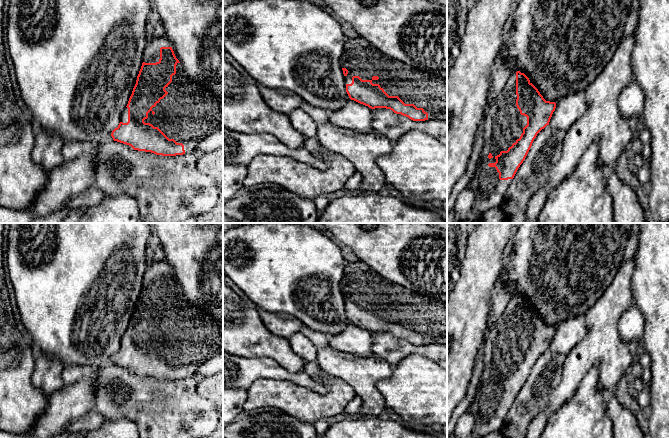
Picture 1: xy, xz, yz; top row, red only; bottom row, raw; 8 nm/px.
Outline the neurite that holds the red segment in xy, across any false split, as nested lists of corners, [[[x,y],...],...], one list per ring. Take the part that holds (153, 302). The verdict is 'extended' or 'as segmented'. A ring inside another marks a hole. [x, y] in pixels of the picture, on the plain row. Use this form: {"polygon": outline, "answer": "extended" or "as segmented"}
{"polygon": [[[165,259],[148,266],[143,287],[121,345],[111,360],[134,374],[162,380],[183,379],[218,355],[223,347],[223,324],[193,308],[181,293]]], "answer": "extended"}

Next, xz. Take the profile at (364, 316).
{"polygon": [[[362,261],[347,262],[341,280],[346,316],[351,324],[371,333],[386,332],[413,345],[447,344],[447,302],[417,294],[383,278]]], "answer": "extended"}

